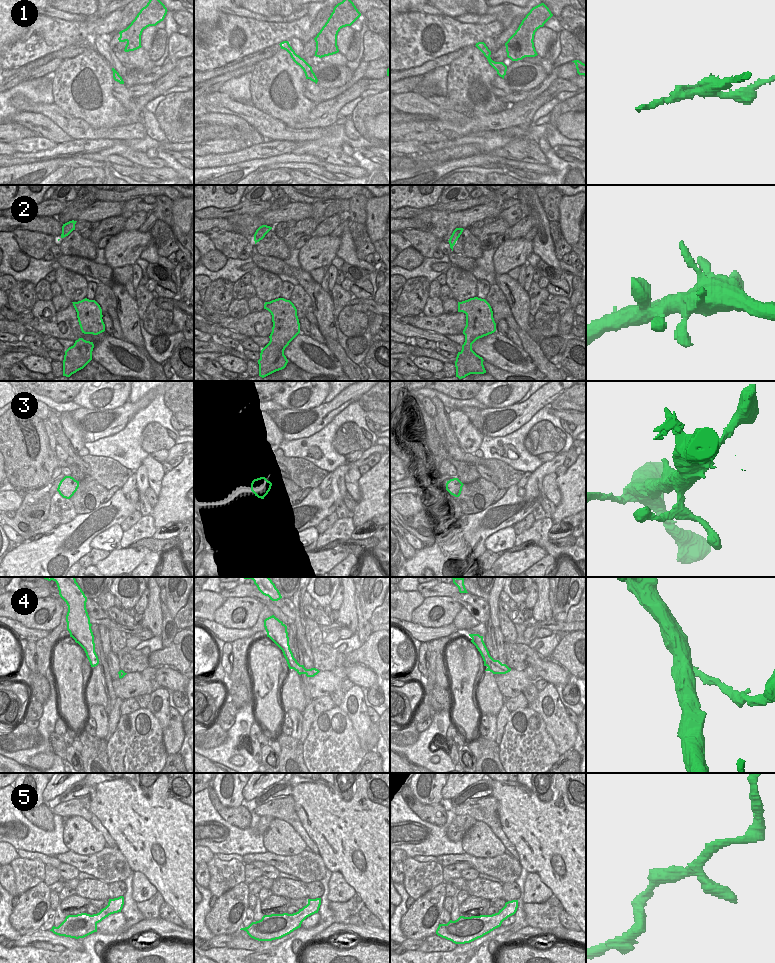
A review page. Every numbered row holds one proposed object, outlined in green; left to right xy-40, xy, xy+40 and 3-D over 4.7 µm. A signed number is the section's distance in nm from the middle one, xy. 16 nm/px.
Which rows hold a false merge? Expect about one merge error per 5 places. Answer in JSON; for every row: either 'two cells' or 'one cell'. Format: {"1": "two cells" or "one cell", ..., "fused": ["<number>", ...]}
{"1": "two cells", "2": "one cell", "3": "one cell", "4": "one cell", "5": "one cell", "fused": ["1"]}

